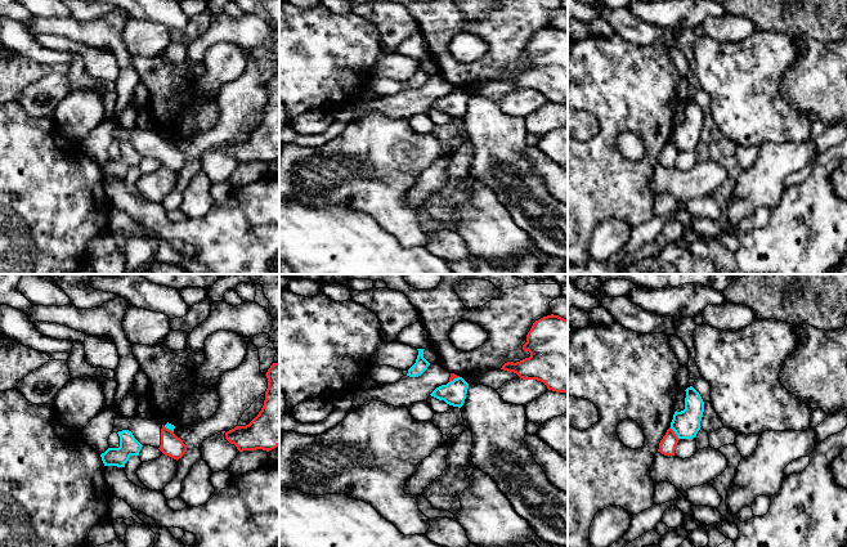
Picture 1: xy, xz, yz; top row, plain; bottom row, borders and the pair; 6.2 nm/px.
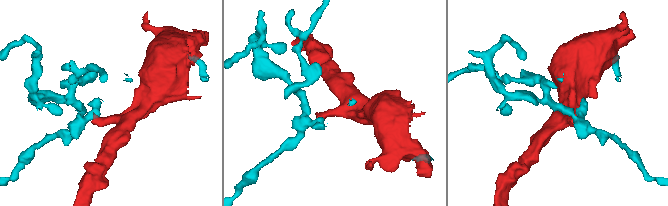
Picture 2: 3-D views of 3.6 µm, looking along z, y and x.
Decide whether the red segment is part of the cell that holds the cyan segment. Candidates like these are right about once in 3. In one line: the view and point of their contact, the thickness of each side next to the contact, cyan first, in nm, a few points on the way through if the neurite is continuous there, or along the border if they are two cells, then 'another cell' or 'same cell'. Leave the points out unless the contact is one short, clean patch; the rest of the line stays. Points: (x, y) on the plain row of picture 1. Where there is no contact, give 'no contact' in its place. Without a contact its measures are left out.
meets cyan in yz at (675, 144); 170 nm thick on the cyan side, 110 nm on the other; another cell

